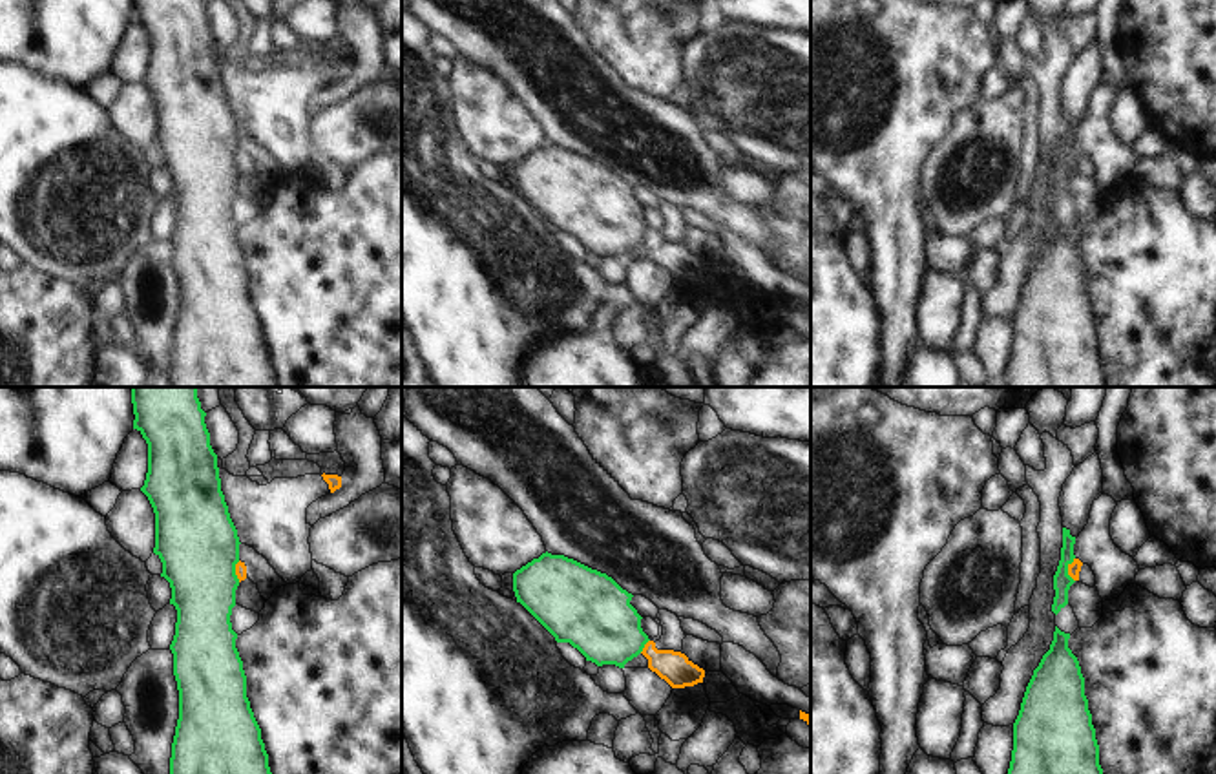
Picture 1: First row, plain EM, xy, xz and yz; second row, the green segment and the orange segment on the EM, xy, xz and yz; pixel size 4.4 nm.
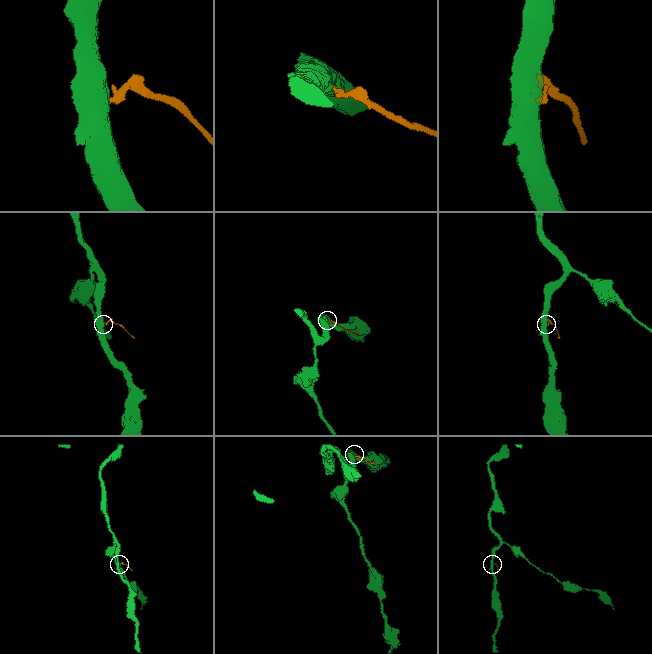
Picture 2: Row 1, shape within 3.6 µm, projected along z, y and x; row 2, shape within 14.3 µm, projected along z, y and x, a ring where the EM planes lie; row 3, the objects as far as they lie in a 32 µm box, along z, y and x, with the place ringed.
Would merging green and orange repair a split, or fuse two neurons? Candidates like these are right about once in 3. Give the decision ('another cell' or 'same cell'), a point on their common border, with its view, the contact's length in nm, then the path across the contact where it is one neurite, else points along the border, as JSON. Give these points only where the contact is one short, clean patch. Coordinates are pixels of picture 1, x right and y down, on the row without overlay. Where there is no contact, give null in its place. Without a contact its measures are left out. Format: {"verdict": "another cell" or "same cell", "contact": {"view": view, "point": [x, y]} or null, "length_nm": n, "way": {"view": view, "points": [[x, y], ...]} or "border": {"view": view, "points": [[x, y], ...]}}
{"verdict": "another cell", "contact": {"view": "yz", "point": [1067, 161]}, "length_nm": 110, "border": {"view": "yz", "points": [[1074, 148], [1069, 157], [1069, 167], [1074, 172]]}}

